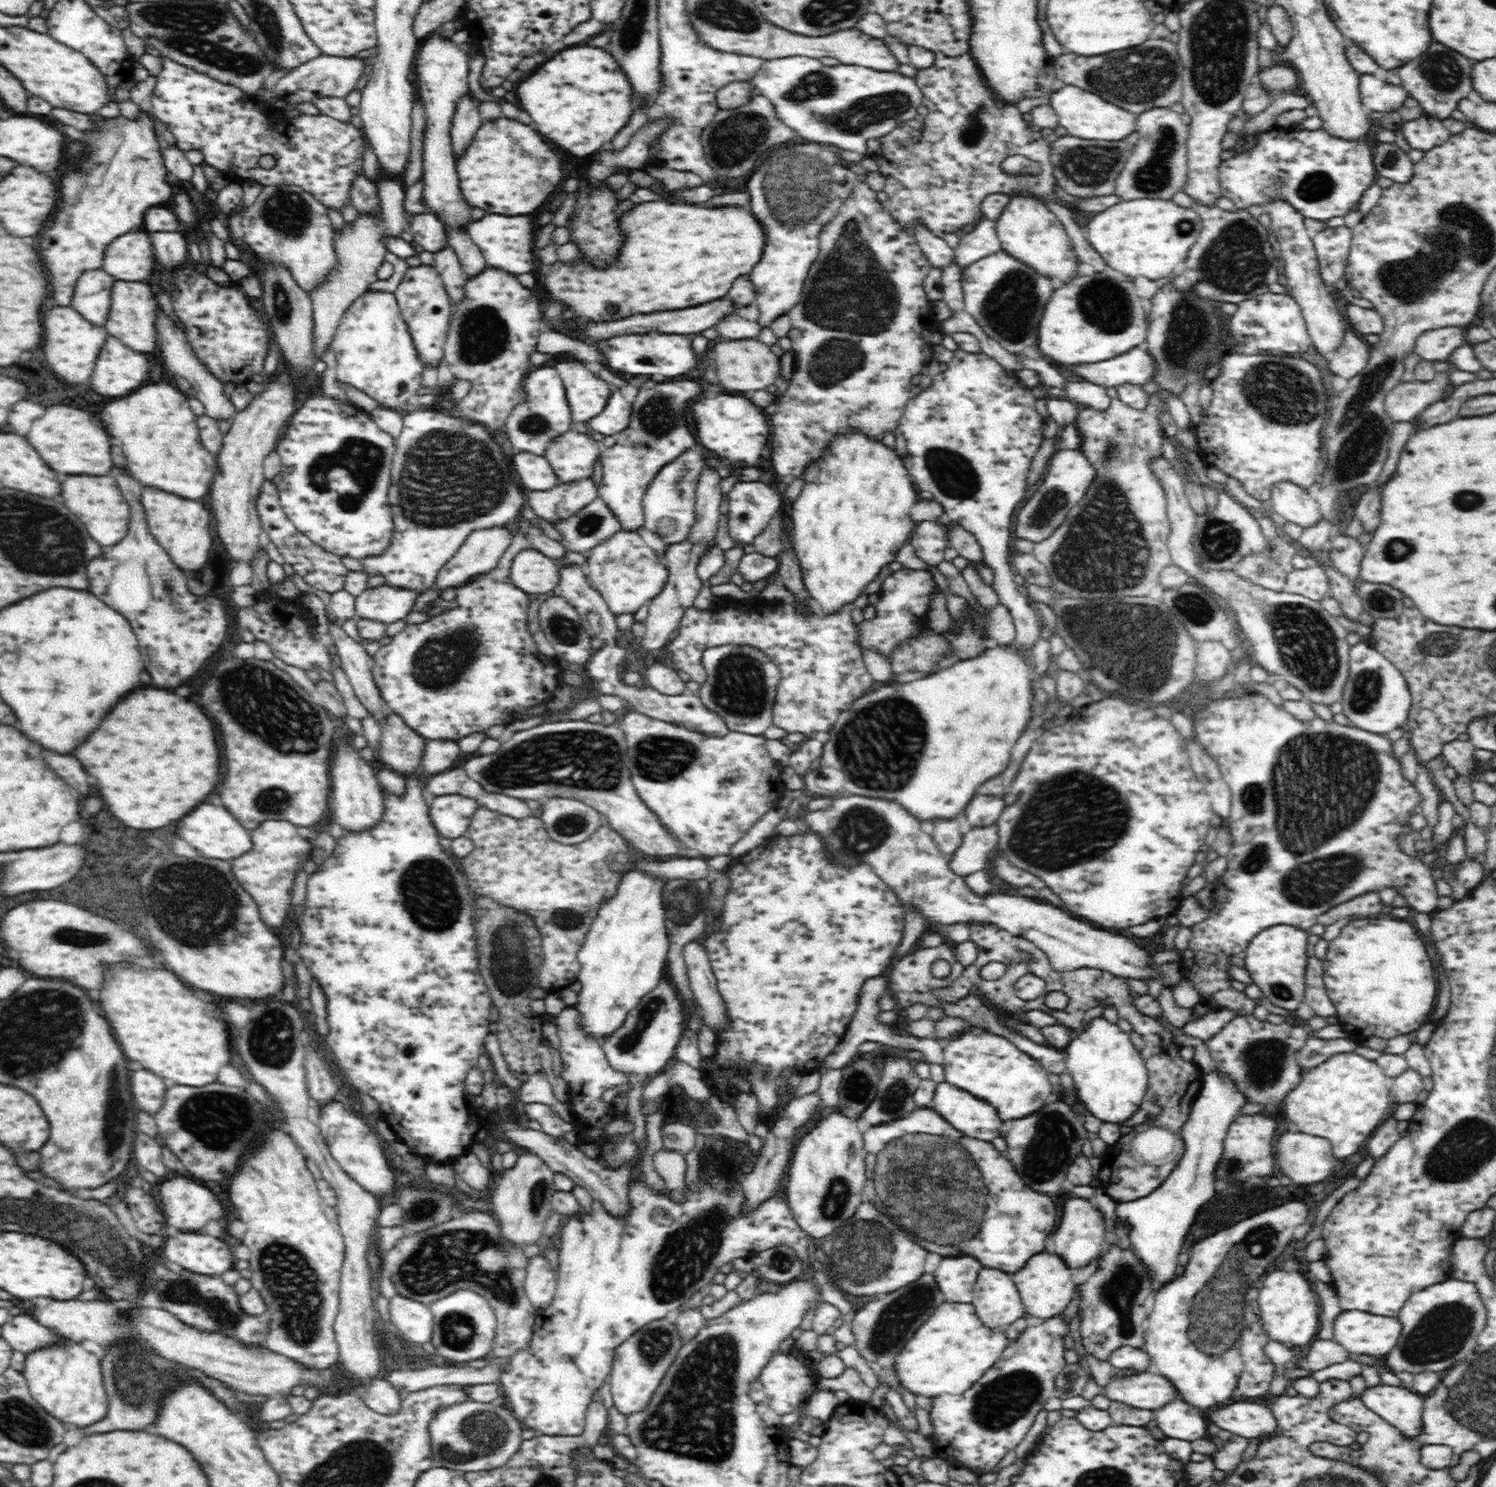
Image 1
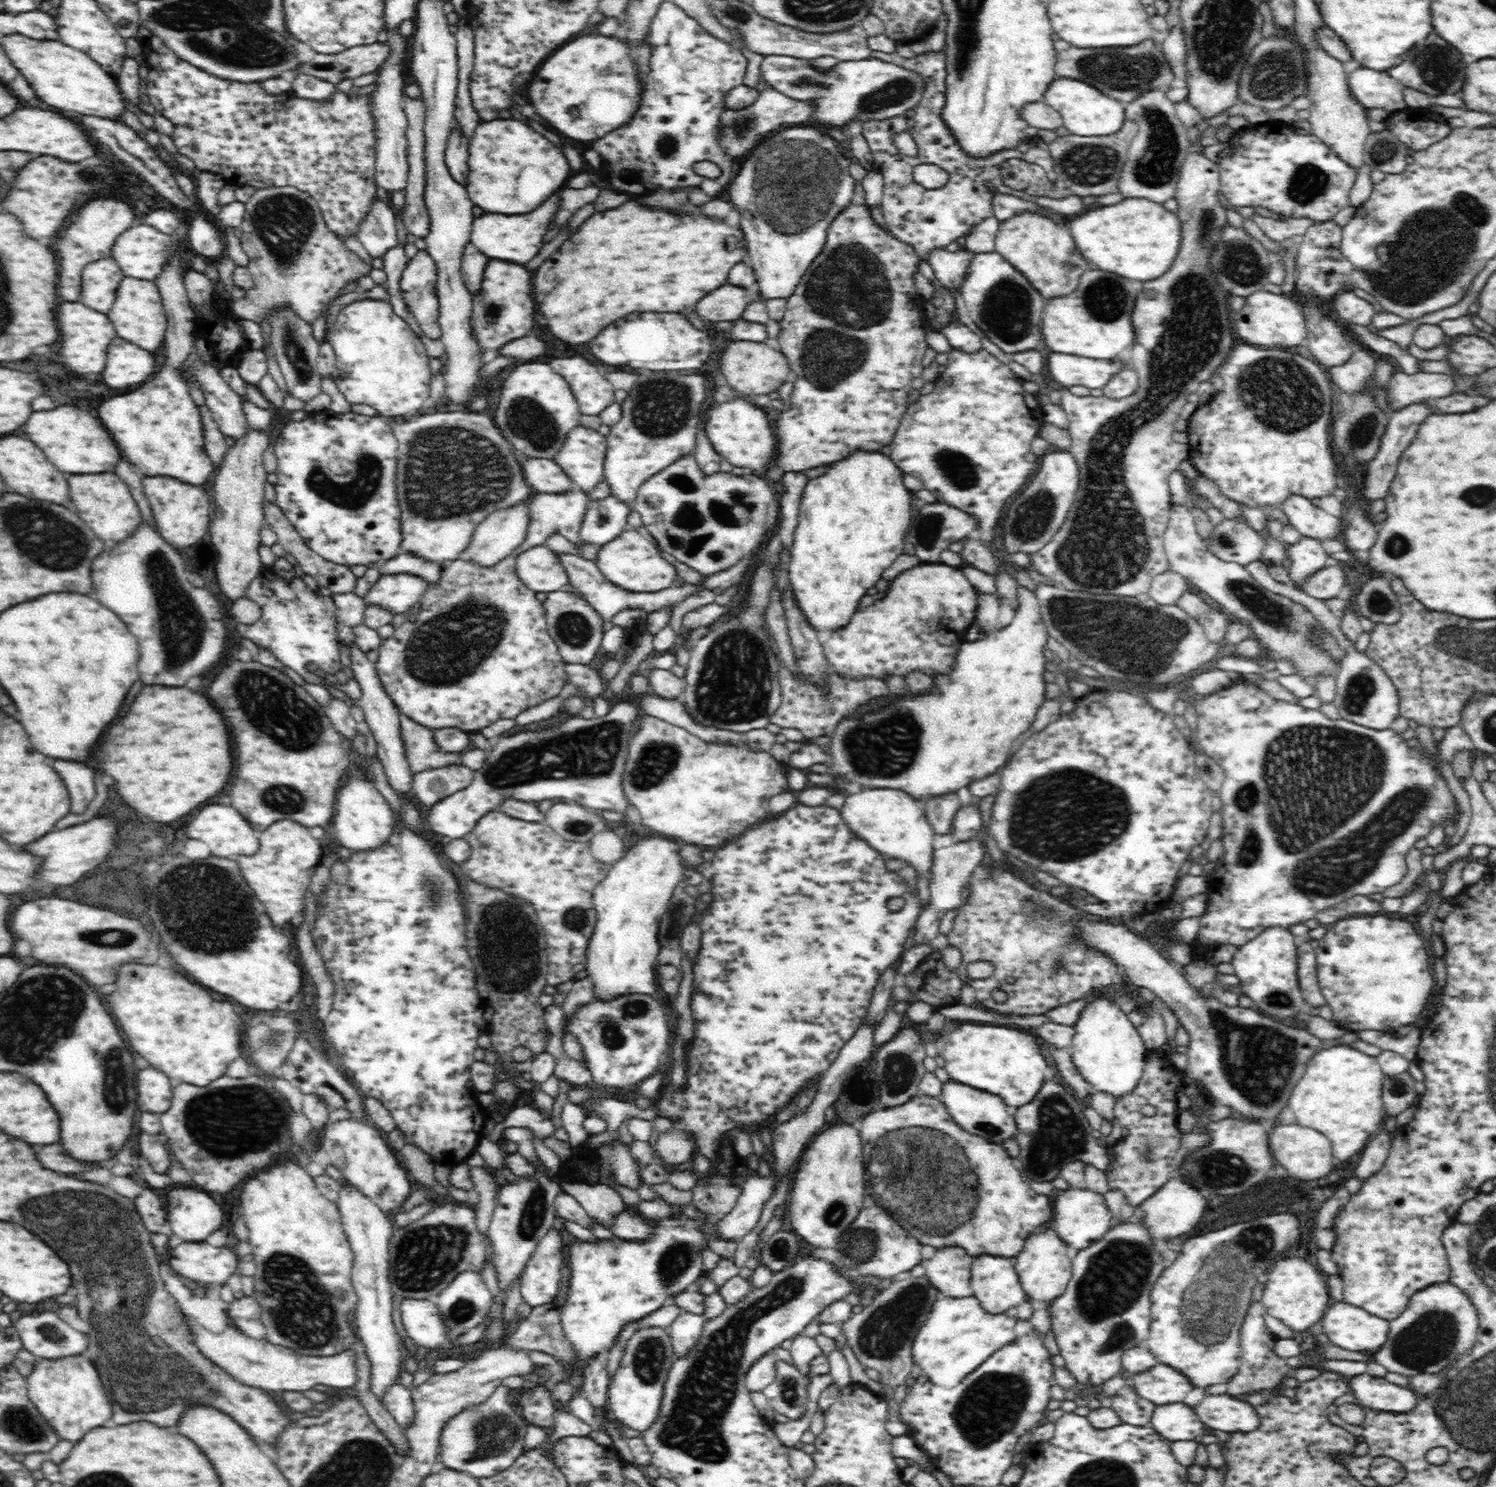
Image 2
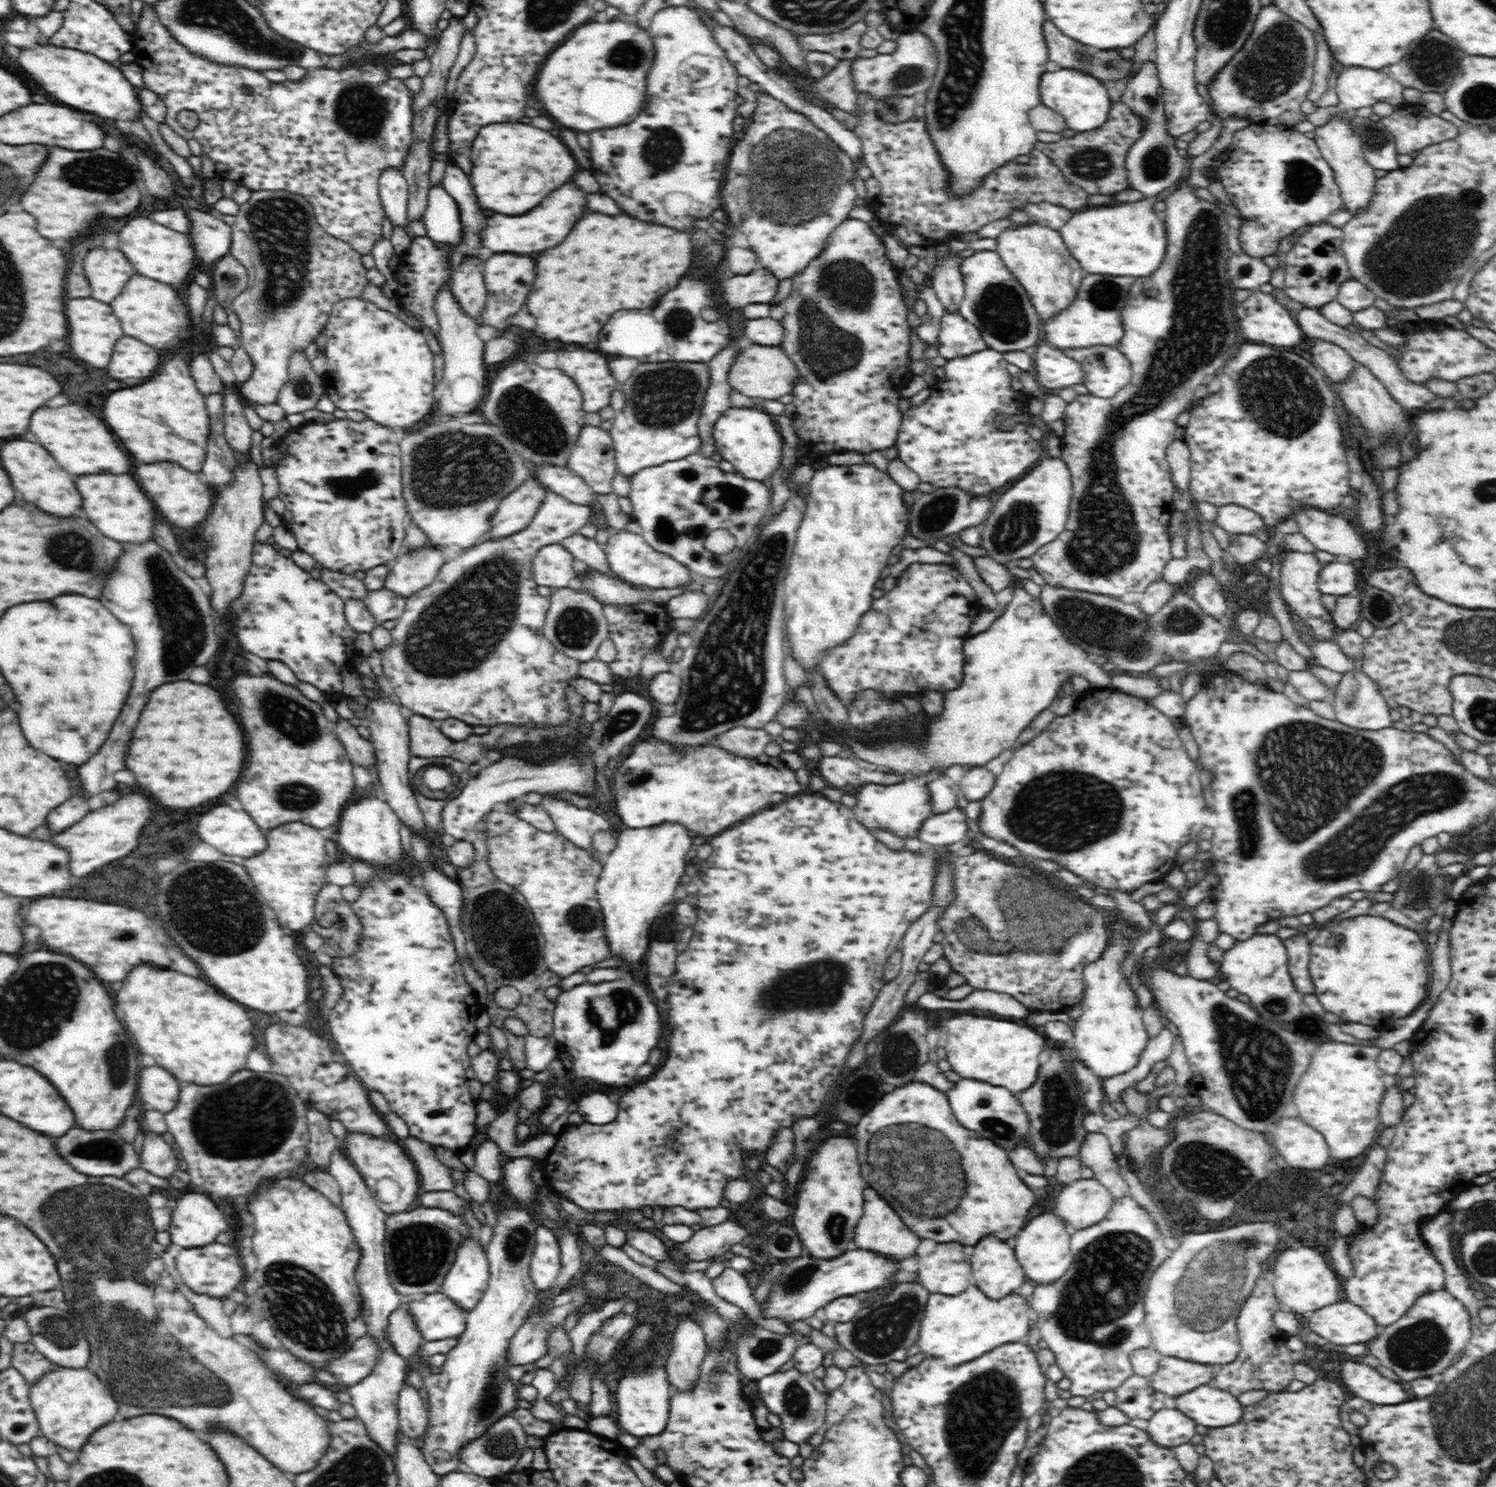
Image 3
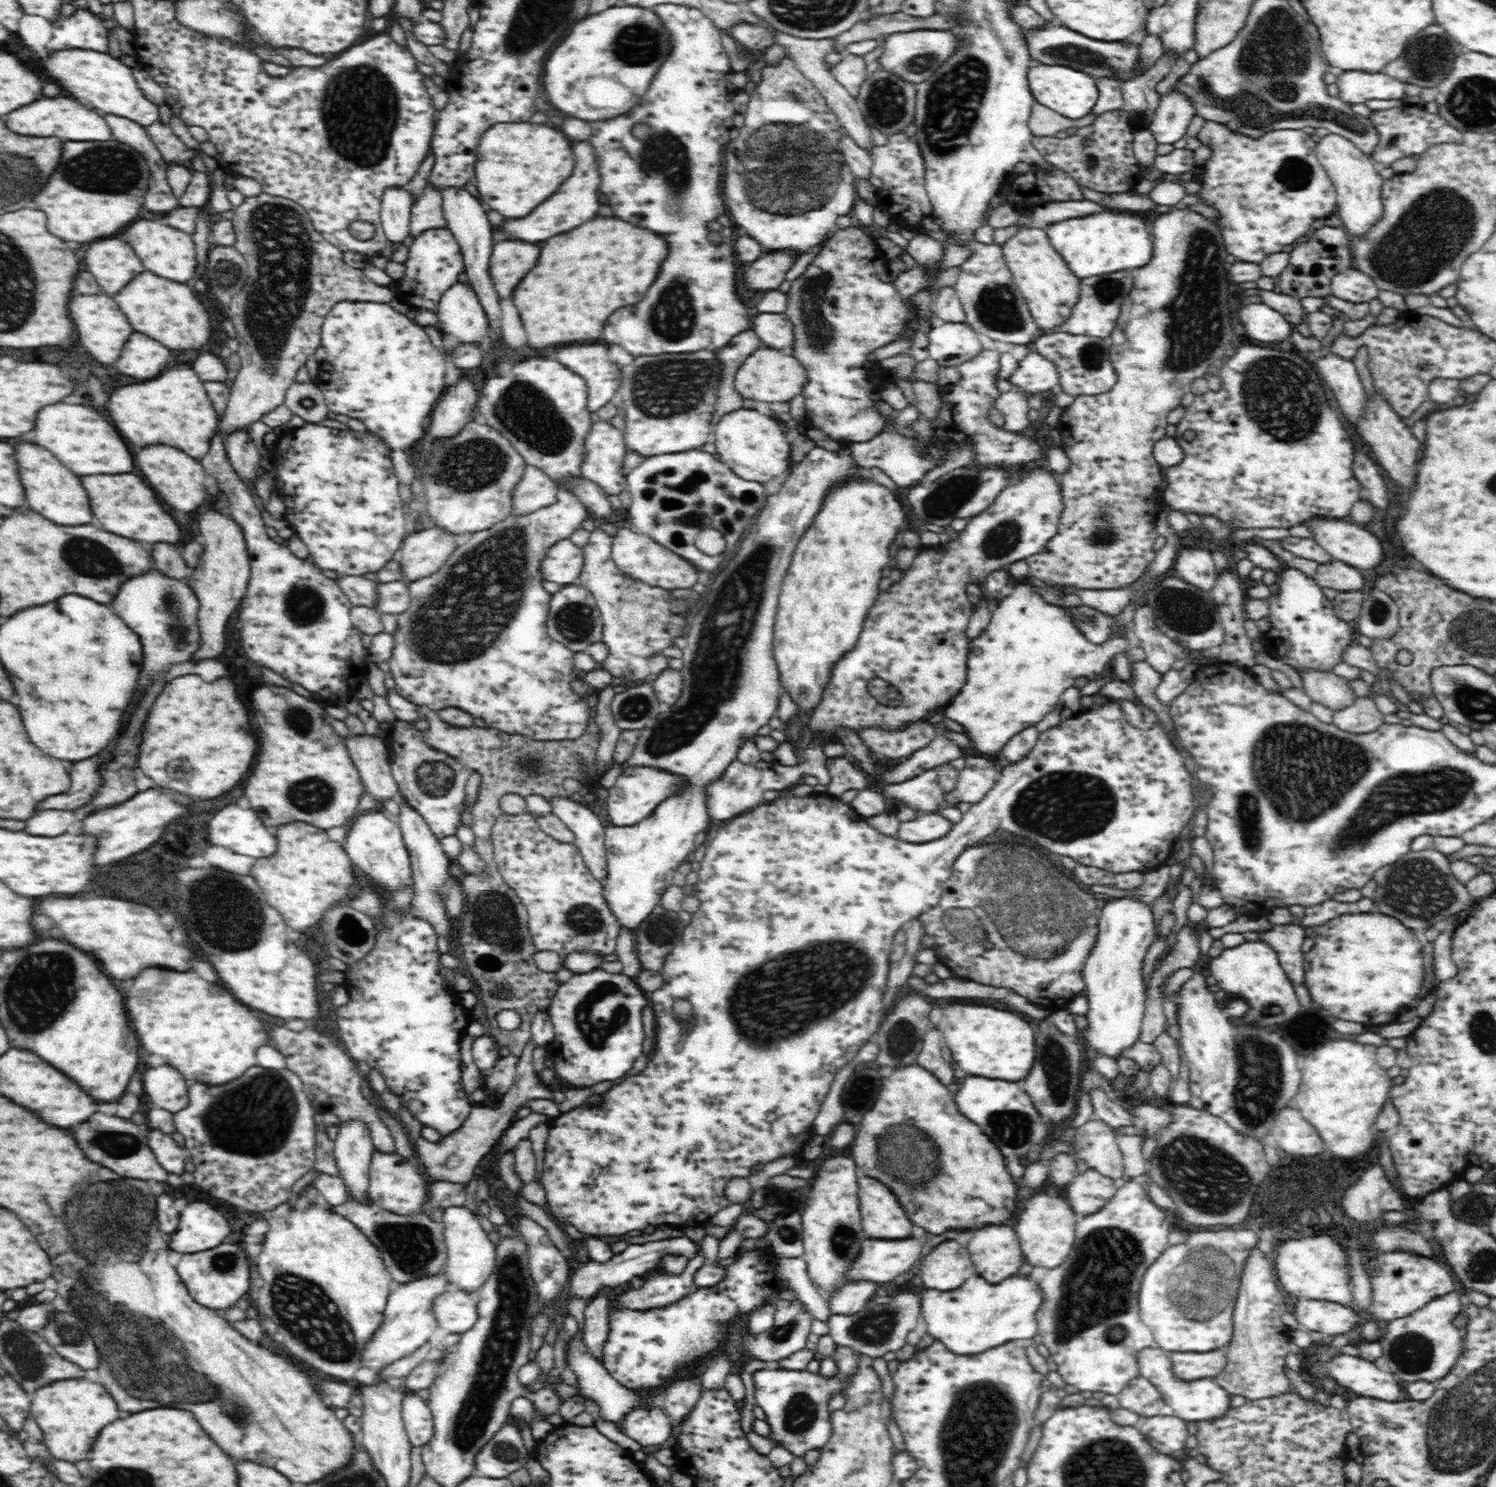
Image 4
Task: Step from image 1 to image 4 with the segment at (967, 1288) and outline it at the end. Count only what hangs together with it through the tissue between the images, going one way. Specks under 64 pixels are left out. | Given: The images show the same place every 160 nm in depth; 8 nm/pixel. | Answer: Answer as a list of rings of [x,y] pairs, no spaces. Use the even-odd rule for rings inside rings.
[[[954,1240],[938,1244],[921,1259],[917,1274],[922,1279],[922,1286],[931,1290],[956,1291],[978,1274],[968,1250]]]

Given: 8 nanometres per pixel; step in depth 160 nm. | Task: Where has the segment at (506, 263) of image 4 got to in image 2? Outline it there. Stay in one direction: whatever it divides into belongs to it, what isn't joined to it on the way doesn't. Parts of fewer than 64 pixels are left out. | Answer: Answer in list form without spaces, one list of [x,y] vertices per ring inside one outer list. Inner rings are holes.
[[[490,259],[484,270],[480,288],[473,294],[472,327],[473,338],[479,346],[479,354],[496,352],[500,354],[508,343],[516,338],[528,336],[536,326],[536,302],[532,298],[532,276],[528,270],[516,264],[504,264]]]

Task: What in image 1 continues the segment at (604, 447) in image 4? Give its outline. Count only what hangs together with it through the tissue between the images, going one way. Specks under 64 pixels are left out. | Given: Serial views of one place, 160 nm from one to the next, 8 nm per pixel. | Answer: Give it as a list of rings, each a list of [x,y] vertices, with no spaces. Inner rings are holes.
[[[568,431],[551,440],[544,451],[558,482],[566,484],[592,476],[603,447],[589,432]]]

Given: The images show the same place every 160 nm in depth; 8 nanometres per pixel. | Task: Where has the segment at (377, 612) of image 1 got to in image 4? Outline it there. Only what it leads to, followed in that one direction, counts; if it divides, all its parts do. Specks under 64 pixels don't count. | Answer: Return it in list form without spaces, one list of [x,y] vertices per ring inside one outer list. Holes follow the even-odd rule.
[[[430,527],[406,538],[401,544],[402,558],[397,562],[399,580],[408,585],[438,572],[456,550],[454,537],[439,528]]]

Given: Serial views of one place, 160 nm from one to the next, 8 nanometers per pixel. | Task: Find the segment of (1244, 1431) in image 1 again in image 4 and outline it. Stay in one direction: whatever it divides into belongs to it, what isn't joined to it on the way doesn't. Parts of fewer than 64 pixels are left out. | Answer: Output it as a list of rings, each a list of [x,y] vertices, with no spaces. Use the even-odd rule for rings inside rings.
[[[1156,1345],[1144,1348],[1143,1352],[1138,1352],[1136,1365],[1139,1369],[1139,1375],[1152,1381],[1158,1387],[1167,1406],[1167,1411],[1185,1421],[1203,1423],[1223,1419],[1228,1410],[1232,1408],[1231,1394],[1216,1384],[1214,1379],[1204,1378],[1187,1383],[1177,1380],[1171,1371],[1172,1364],[1168,1352],[1161,1350]]]

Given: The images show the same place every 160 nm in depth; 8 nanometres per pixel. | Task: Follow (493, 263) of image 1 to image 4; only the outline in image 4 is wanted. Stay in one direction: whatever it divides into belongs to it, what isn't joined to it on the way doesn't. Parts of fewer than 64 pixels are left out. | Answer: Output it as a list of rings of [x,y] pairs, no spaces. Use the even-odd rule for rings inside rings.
[[[586,142],[576,144],[574,156],[576,156],[576,168],[574,168],[572,176],[548,200],[544,200],[540,206],[536,206],[528,216],[524,216],[520,220],[504,218],[504,222],[498,226],[498,232],[502,232],[502,236],[506,236],[506,240],[518,240],[518,242],[524,240],[528,244],[538,244],[552,236],[574,230],[598,214],[600,202],[596,196],[596,188],[600,184],[600,178],[596,172],[596,158],[592,156],[592,148]]]

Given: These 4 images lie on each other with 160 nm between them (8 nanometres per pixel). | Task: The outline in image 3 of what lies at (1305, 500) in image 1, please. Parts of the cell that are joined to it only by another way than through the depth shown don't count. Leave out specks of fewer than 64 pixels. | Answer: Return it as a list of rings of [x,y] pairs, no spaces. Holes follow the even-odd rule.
[[[1316,507],[1298,508],[1292,518],[1298,523],[1300,534],[1316,549],[1349,558],[1364,556],[1366,544],[1351,523],[1342,516],[1330,515]]]

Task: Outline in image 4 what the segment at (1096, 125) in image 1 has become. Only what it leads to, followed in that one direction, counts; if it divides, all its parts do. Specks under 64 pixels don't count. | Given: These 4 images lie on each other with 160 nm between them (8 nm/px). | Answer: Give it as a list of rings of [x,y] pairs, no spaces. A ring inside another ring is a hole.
[[[1048,64],[1032,66],[1028,72],[1031,91],[1038,103],[1055,110],[1066,118],[1084,122],[1085,119],[1089,120],[1088,114],[1094,110],[1096,102],[1100,98],[1096,79],[1095,76],[1082,72],[1080,69]]]

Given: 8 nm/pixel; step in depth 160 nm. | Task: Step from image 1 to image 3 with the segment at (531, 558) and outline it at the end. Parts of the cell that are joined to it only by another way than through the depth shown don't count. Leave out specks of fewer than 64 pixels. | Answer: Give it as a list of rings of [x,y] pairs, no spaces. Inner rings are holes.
[[[549,544],[539,548],[531,560],[531,575],[538,586],[550,586],[553,590],[566,588],[577,576],[574,557],[561,544]]]

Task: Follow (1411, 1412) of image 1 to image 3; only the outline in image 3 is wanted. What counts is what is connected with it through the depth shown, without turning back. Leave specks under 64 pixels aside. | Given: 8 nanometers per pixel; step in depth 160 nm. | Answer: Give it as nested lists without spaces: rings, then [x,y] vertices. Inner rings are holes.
[[[1359,1360],[1342,1362],[1341,1377],[1349,1395],[1360,1397],[1372,1404],[1392,1406],[1414,1399],[1411,1393],[1408,1394],[1409,1390],[1404,1383],[1380,1375],[1377,1369]]]

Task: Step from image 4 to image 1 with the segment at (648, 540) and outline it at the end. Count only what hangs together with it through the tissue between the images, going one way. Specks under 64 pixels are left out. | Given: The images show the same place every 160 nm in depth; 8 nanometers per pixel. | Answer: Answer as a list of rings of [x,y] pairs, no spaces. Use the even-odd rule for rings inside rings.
[[[621,531],[591,548],[583,567],[591,586],[604,598],[610,612],[620,616],[634,614],[660,594],[669,575],[662,562],[663,559],[644,542],[640,534]]]

